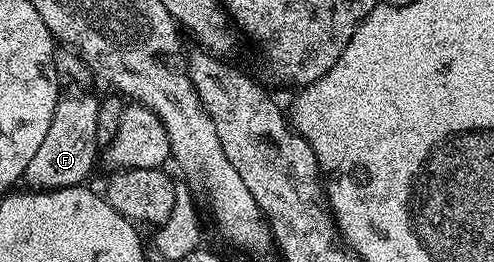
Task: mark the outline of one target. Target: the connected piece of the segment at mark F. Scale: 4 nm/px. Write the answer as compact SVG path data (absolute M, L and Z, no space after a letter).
M87 91L72 92L72 97L60 96L53 111L53 123L41 143L37 155L29 163L25 181L32 190L64 189L74 185L83 185L95 165L95 152L100 152L97 143L97 113L100 98L90 97Z

